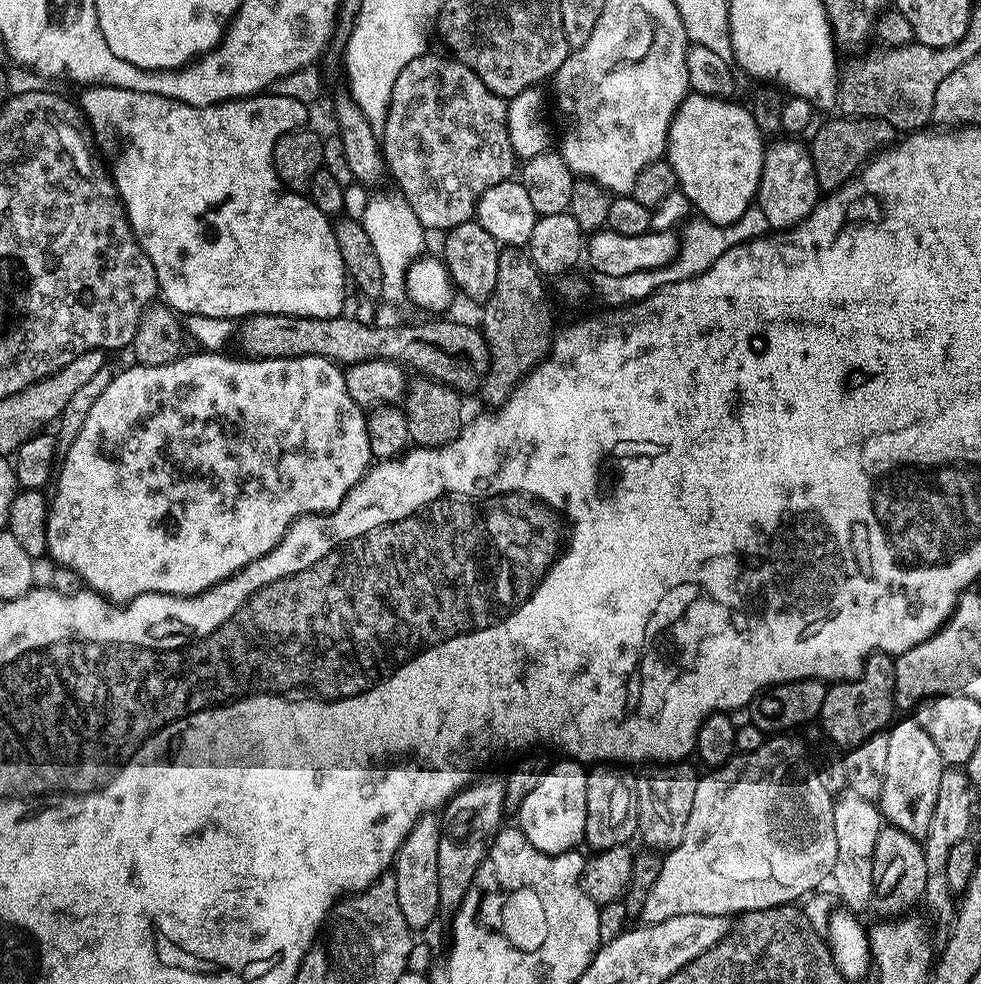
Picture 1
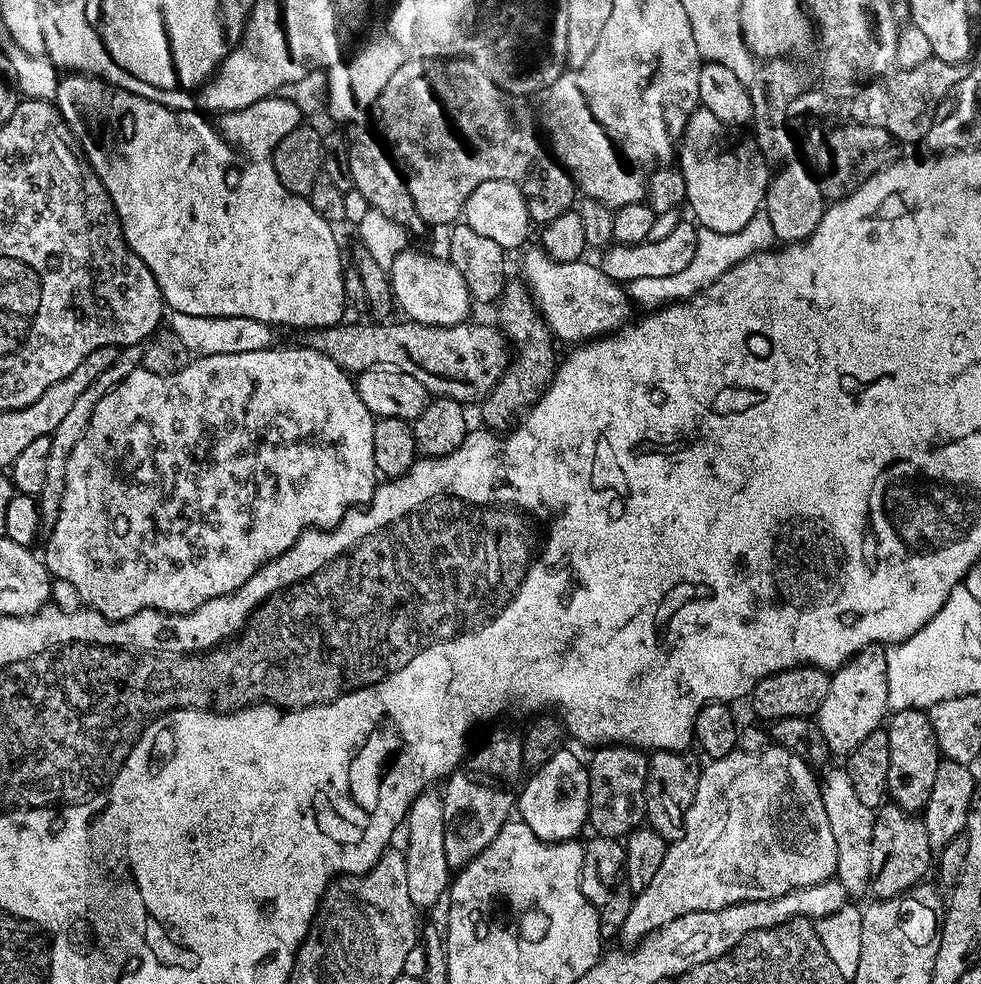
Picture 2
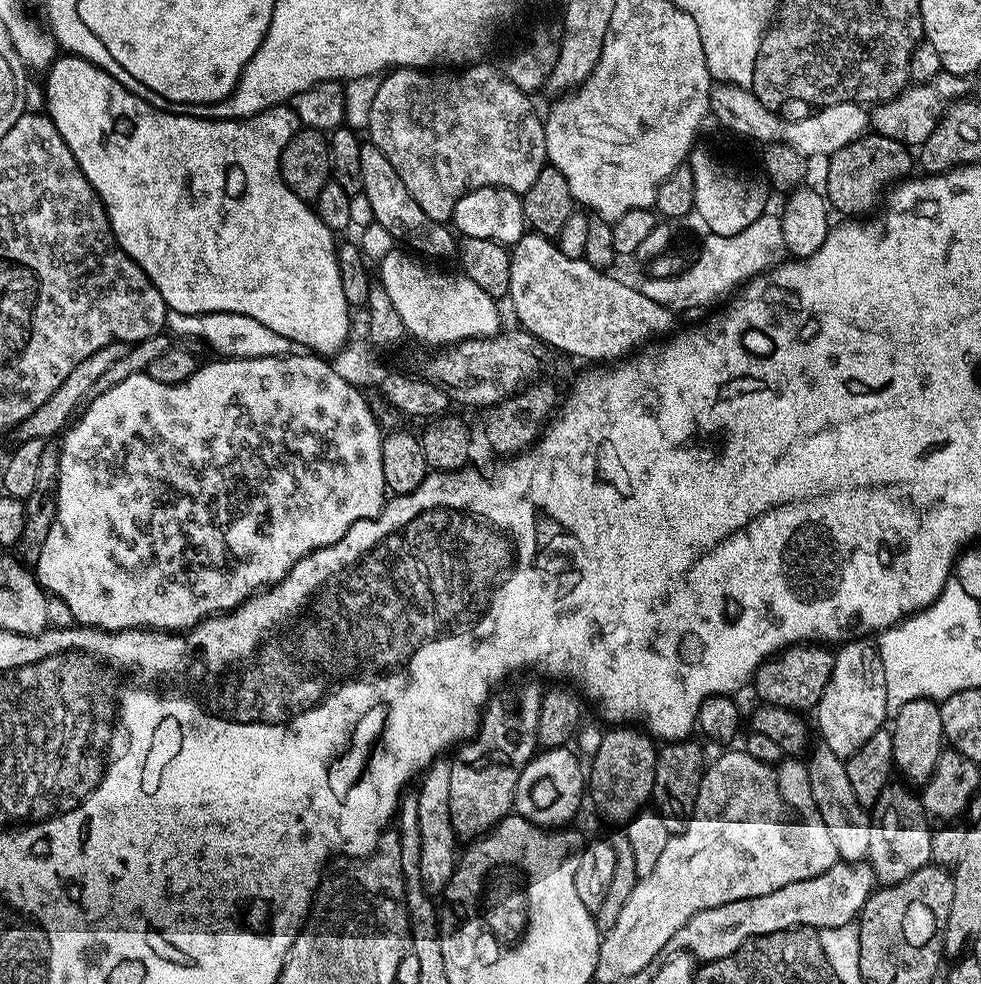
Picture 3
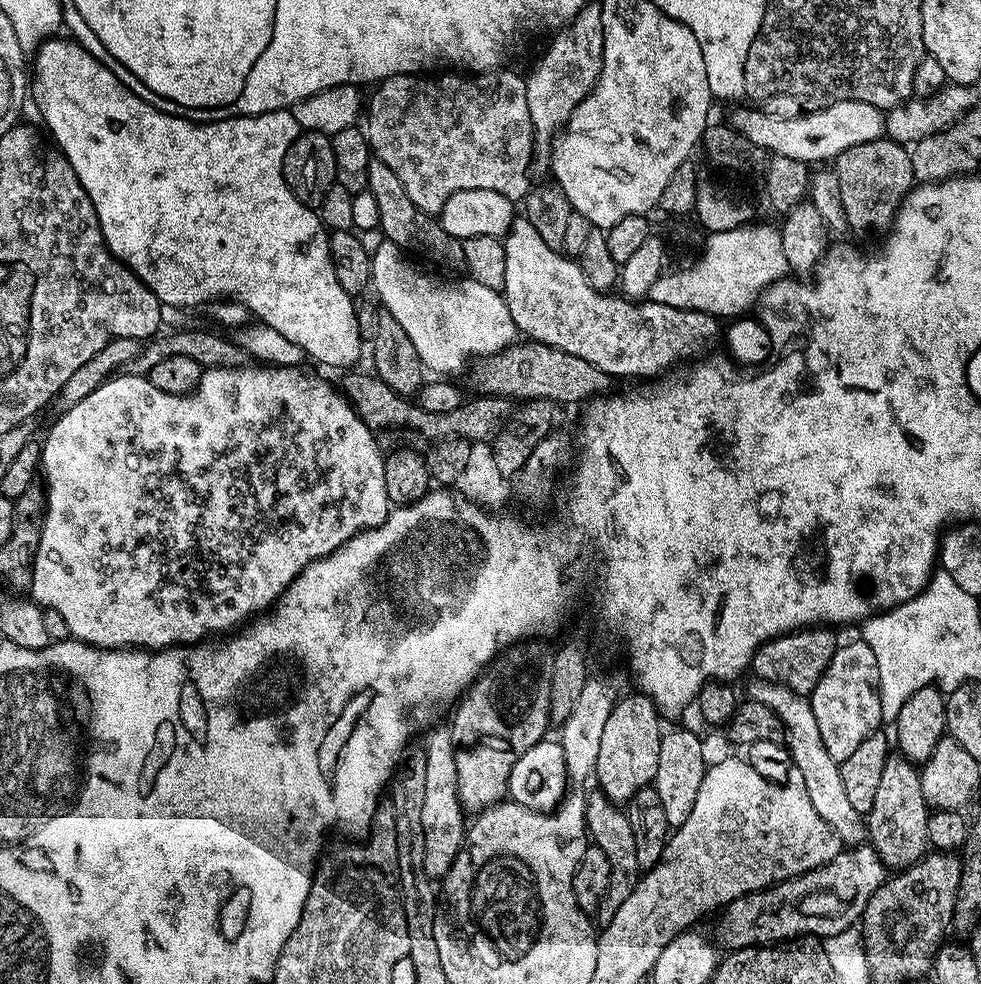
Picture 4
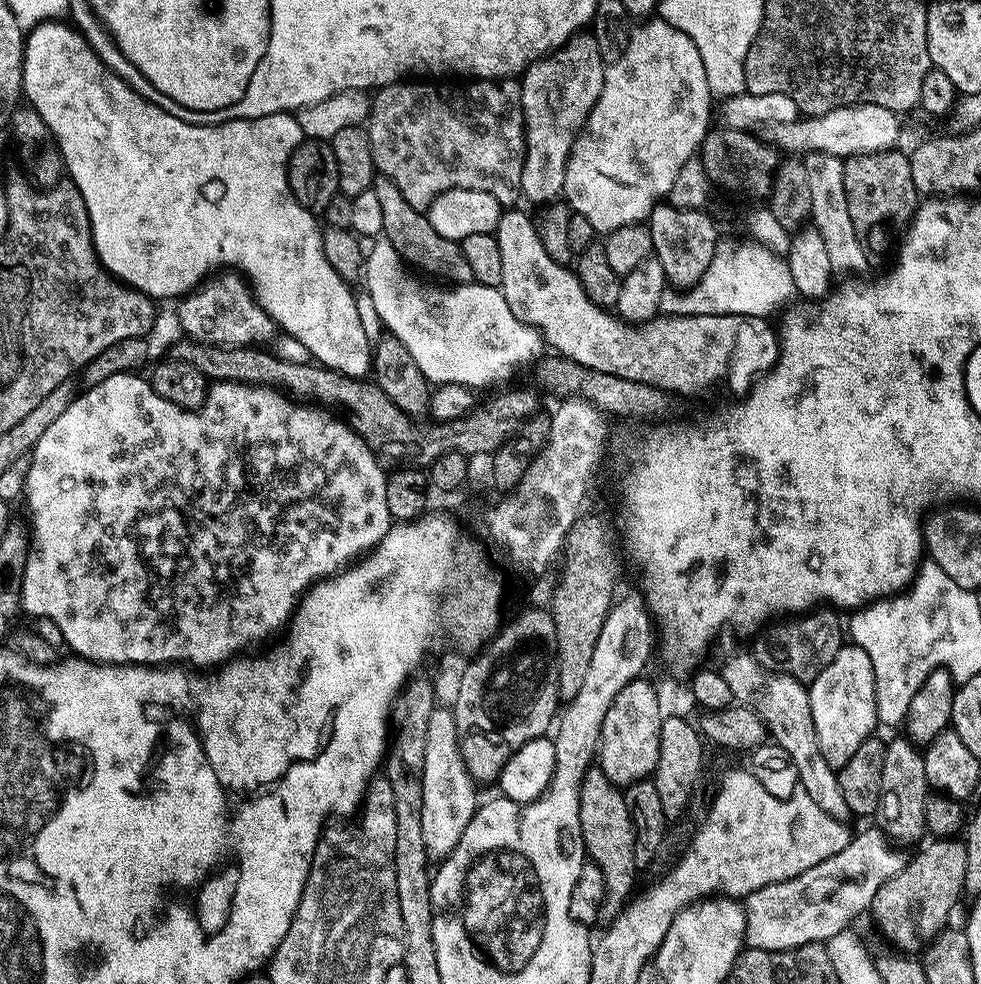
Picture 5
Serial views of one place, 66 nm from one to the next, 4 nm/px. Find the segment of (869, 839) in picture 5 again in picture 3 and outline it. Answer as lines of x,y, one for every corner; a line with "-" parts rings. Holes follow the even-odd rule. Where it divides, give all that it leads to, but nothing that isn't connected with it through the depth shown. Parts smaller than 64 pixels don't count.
838,862
814,878
802,882
790,882
774,894
762,894
758,898
742,898
738,902
726,902
694,914
668,940
668,948
691,953
697,961
707,962
726,958
742,946
742,942
755,936
774,934
791,928
834,928
855,921
864,904
874,891
872,865
867,862

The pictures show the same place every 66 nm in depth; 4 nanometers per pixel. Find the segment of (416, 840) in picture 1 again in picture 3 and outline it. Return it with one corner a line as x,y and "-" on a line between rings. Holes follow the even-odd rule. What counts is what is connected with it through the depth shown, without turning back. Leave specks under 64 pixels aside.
433,767
419,781
421,784
418,788
417,798
417,828
420,831
421,842
418,866
420,867
421,886
428,894
443,893
447,889
458,863
458,847
456,848
458,837
450,822
450,806
448,805
450,778
443,767
435,768

